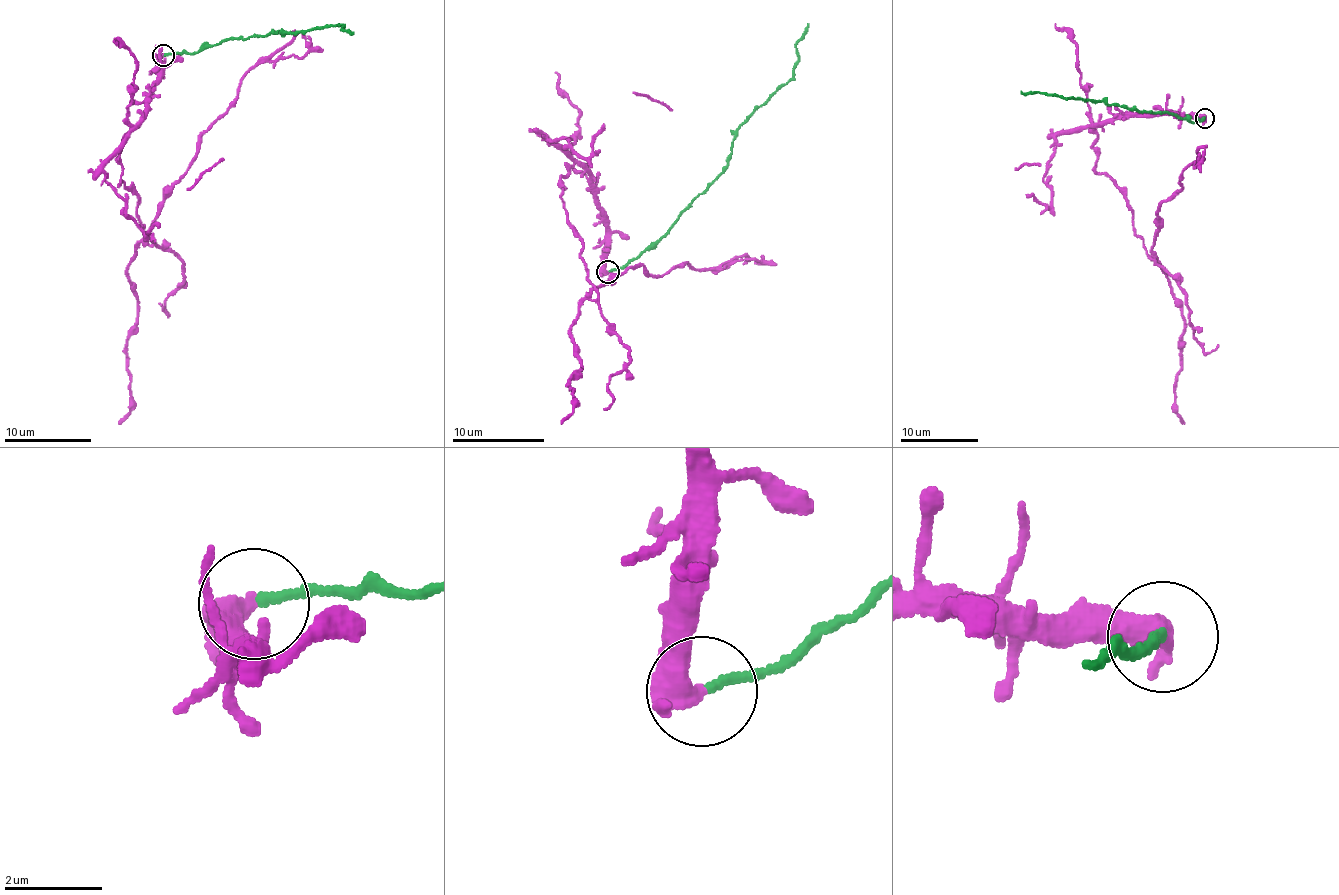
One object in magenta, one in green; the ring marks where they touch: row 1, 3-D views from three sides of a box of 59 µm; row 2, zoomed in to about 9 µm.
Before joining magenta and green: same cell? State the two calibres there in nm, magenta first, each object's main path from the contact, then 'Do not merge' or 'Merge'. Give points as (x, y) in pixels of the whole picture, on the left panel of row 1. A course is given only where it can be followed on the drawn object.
Thickness 400 nm (magenta) against 190 nm. Course of magenta: (163, 54), (118, 157), (118, 183), (137, 195), (150, 239), (198, 138), (259, 63), (300, 58), (303, 31). Course of green: (163, 54), (272, 32), (283, 35), (337, 25), (353, 31). Do not merge

